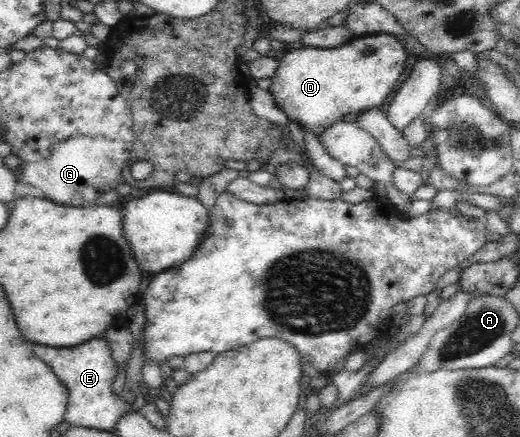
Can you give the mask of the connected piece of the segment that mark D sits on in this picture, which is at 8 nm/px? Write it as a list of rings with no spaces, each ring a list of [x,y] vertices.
[[[389,33],[358,36],[340,47],[294,49],[280,59],[268,90],[289,121],[319,137],[344,115],[379,108],[394,91],[407,56],[404,43]]]

